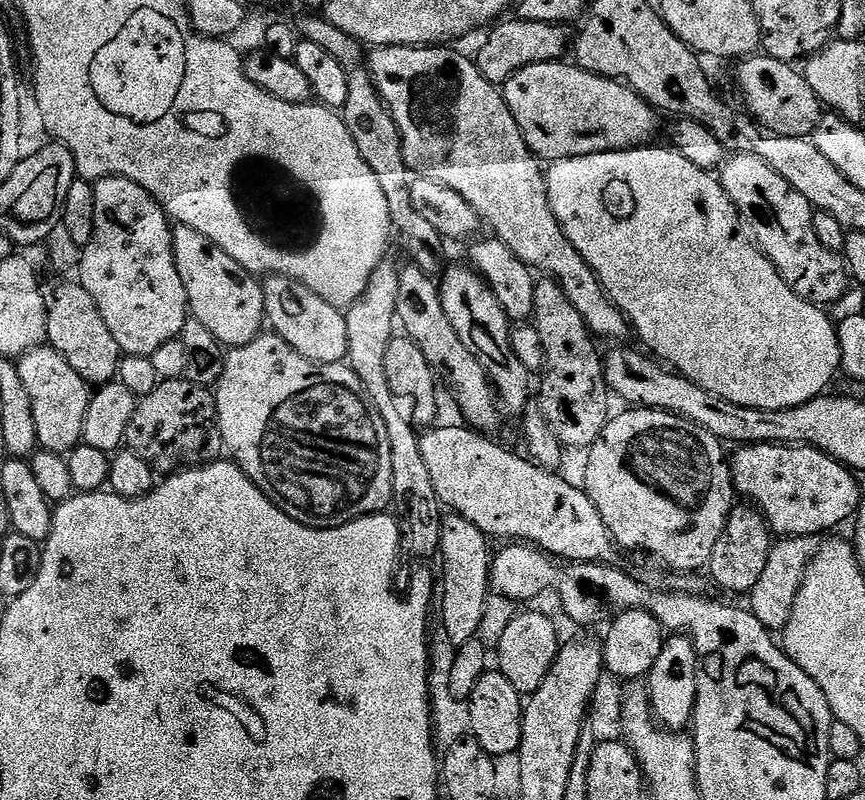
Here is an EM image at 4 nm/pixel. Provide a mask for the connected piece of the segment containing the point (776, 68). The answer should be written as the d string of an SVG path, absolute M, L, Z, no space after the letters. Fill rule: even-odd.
M753 54L737 68L736 84L744 95L743 107L753 120L779 136L811 137L820 121L822 105L814 90L810 90L803 71L795 72L791 63L767 54Z

